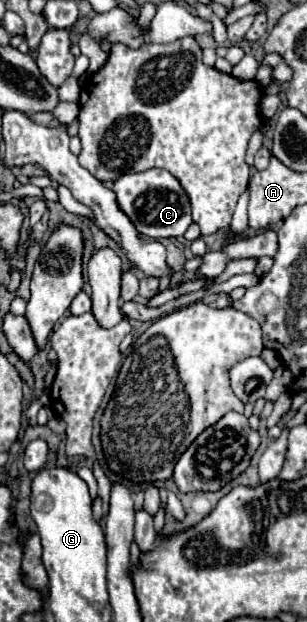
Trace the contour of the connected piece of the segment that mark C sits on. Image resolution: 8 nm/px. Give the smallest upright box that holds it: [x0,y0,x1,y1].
[111,169,193,239]

